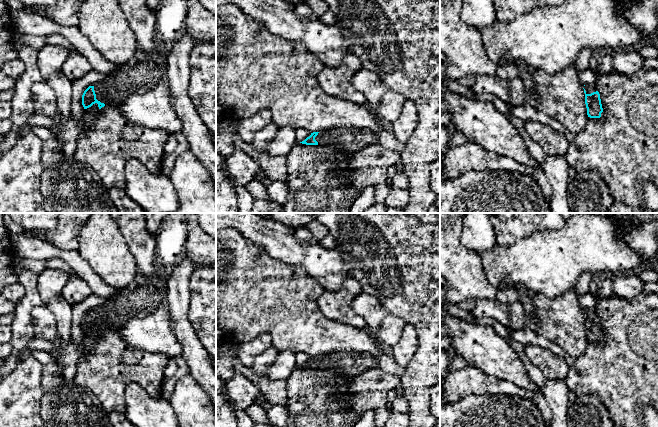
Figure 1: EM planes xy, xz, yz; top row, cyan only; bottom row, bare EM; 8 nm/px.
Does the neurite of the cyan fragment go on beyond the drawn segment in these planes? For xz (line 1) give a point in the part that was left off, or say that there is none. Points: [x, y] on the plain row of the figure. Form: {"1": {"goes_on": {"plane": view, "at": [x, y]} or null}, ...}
{"1": {"goes_on": {"plane": "xz", "at": [350, 364]}}}

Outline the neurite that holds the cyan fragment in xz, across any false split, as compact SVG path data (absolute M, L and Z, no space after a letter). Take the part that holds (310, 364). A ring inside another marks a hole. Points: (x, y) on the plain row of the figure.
M333 352L323 356L313 356L300 367L335 370L344 377L354 378L363 372L378 368L378 363L377 359L368 353Z

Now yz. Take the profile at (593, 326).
M585 309L585 328L587 332L587 339L590 342L600 342L603 336L600 318L596 314L595 309Z

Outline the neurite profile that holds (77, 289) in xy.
M69 275L69 280L62 291L63 297L72 306L80 303L91 294L88 283L79 275Z

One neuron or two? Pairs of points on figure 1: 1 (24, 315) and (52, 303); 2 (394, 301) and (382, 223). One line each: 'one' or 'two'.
1: two
2: one

